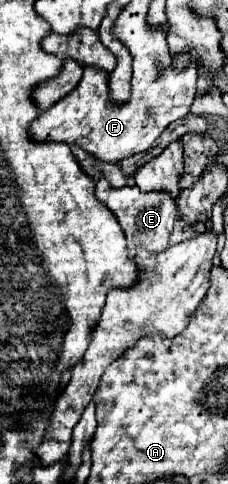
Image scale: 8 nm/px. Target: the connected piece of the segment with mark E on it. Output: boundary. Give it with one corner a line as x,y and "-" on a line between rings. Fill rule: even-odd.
103,177
95,185
95,197
115,215
119,221
125,237
127,237
127,249
129,257
135,257
135,249
143,247
149,251
165,251
169,245
169,235
173,231
173,223
177,217
175,201
167,193
141,193
137,187
121,187
113,189
-
133,245
133,251
131,247

